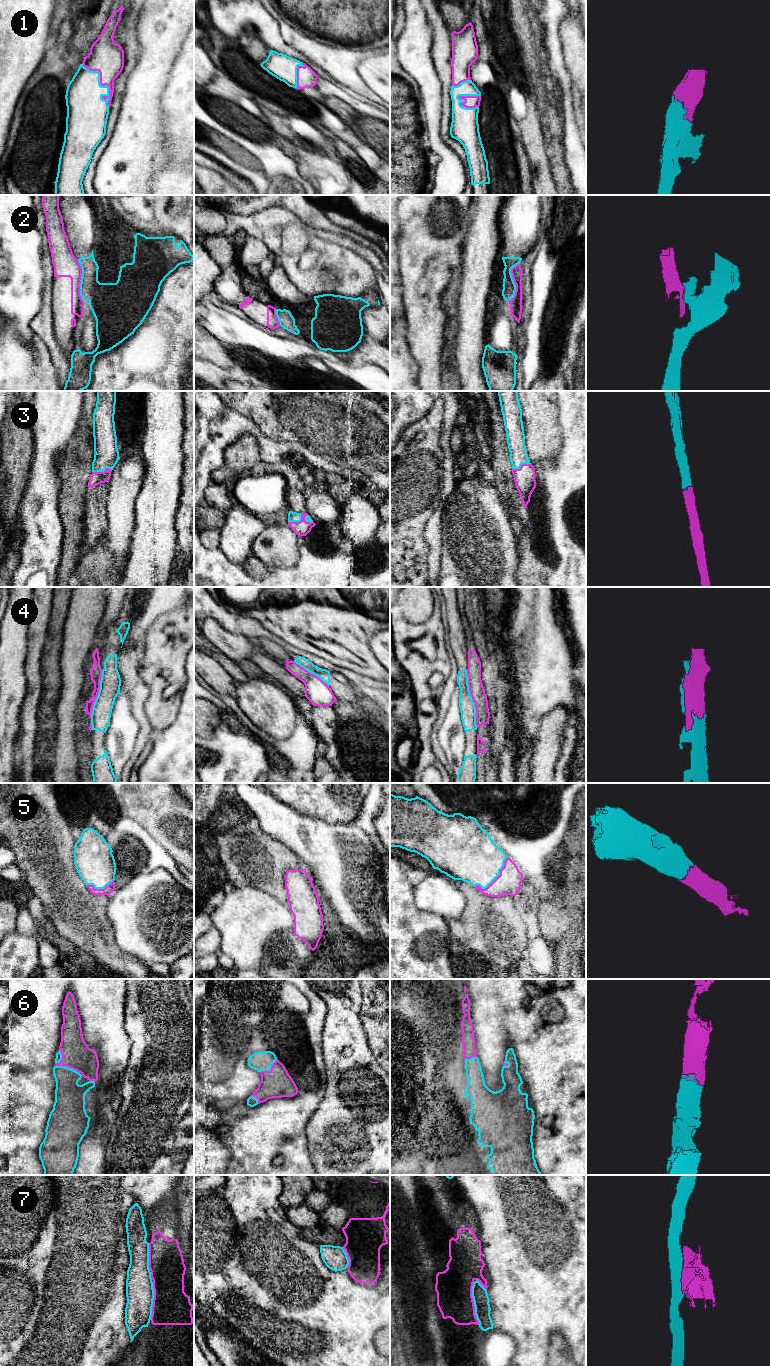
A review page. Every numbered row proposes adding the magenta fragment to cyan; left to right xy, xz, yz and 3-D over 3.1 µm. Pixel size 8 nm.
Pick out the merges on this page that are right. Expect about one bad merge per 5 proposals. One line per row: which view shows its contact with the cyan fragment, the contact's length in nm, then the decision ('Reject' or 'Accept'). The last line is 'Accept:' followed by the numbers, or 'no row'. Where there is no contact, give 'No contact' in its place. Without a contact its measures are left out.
1: Touches cyan in xy. Shared border 420 nm. Accept
2: Touches cyan in xy. Shared border 340 nm. Reject
3: Touches cyan in xy. Shared border 160 nm. Accept
4: Touches cyan in yz. Shared border 480 nm. Reject
5: Touches cyan in yz. Shared border 360 nm. Accept
6: Touches cyan in xy. Shared border 220 nm. Accept
7: Touches cyan in yz. Shared border 360 nm. Reject
Accept: 1, 3, 5, 6

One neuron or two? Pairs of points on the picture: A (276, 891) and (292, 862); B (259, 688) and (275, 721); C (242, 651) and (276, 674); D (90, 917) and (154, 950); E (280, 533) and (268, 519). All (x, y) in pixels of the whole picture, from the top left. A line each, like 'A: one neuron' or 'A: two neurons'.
A: one neuron
B: one neuron
C: two neurons
D: two neurons
E: two neurons

